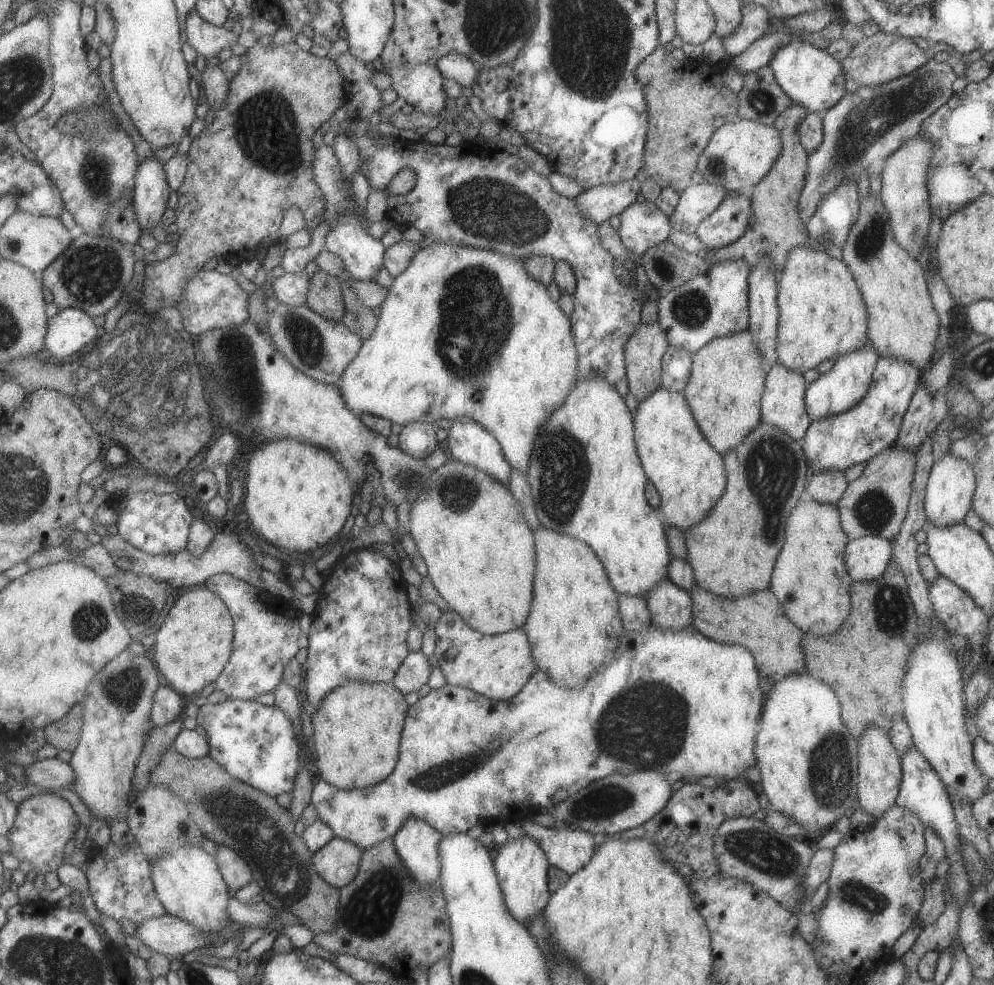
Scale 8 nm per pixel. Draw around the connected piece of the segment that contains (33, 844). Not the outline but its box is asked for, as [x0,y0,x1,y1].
[6,791,82,876]

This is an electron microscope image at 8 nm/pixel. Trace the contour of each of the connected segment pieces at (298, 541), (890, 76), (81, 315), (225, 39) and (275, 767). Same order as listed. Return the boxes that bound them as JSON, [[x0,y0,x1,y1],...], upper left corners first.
[[241,439,354,553],[841,30,929,86],[44,308,102,360],[184,9,238,62],[197,699,303,798]]

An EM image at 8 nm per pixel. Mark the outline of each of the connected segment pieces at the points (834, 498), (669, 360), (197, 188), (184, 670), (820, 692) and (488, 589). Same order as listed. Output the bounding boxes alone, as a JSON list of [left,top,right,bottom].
[[806,470,848,506],[661,346,693,392],[139,41,344,315],[154,588,233,696],[755,672,859,832],[410,458,536,635]]

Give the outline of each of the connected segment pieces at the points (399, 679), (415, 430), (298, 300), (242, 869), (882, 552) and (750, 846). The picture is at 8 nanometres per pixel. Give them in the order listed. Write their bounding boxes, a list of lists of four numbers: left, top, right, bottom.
[[391,651,432,696],[399,422,438,459],[273,273,309,306],[215,845,254,892],[844,536,893,582],[713,817,814,916]]

